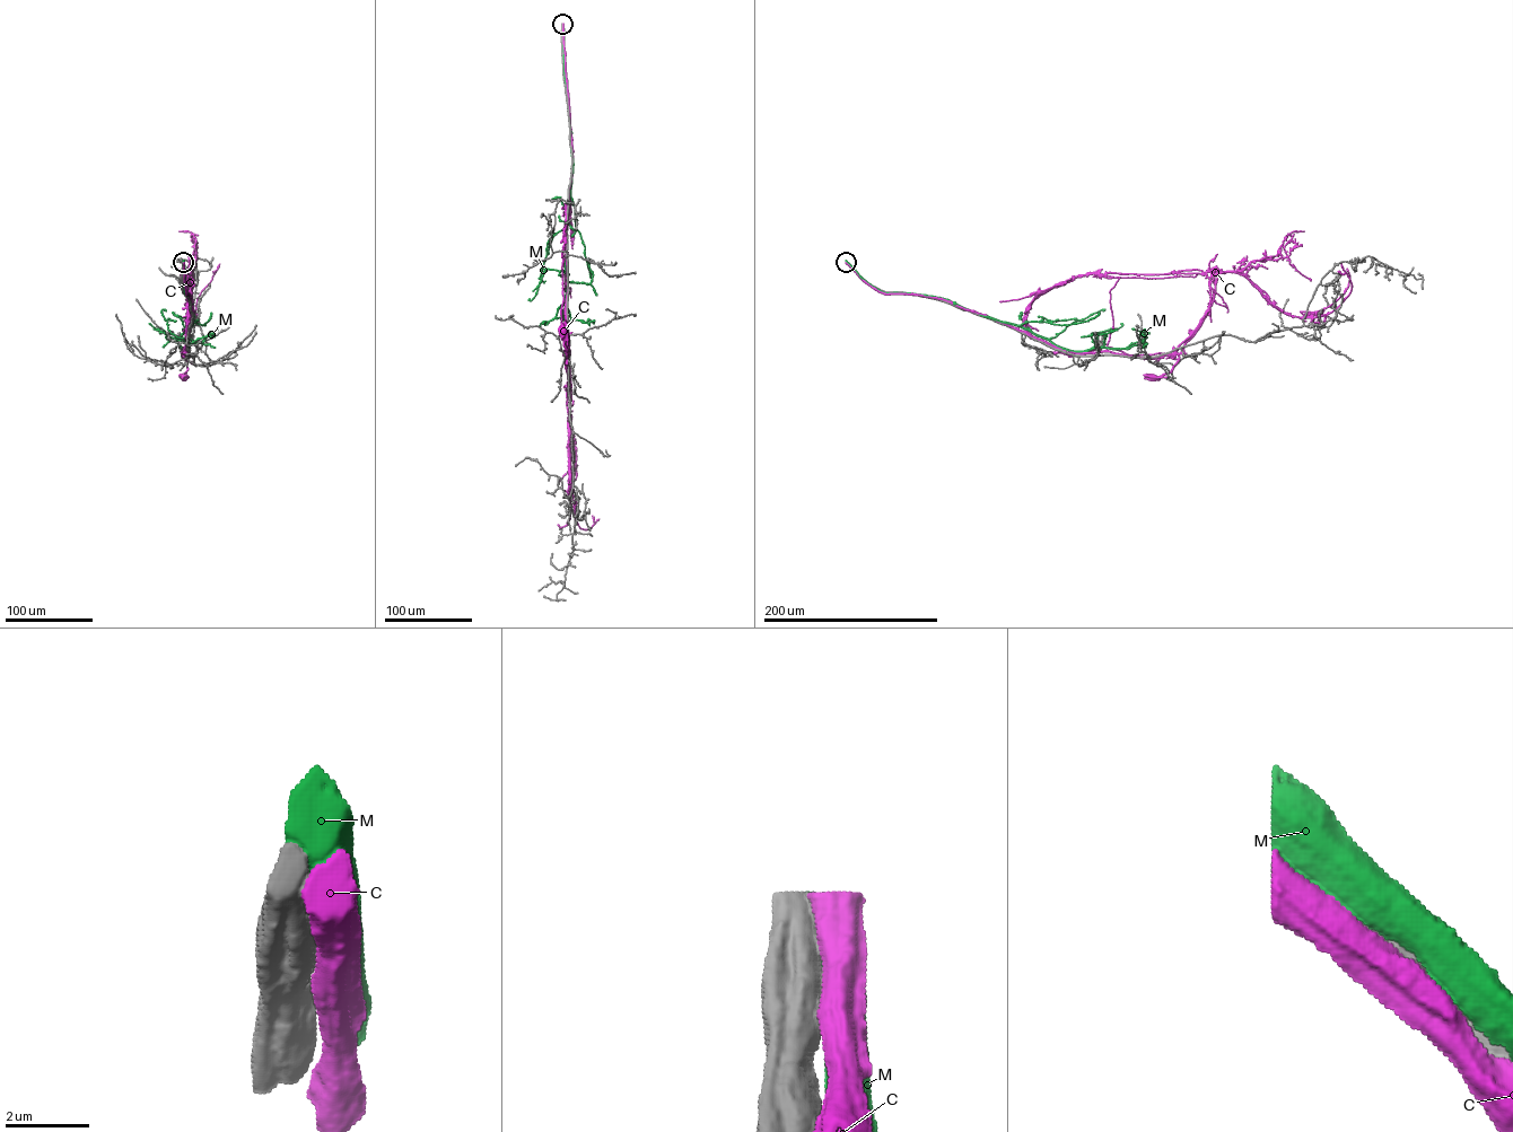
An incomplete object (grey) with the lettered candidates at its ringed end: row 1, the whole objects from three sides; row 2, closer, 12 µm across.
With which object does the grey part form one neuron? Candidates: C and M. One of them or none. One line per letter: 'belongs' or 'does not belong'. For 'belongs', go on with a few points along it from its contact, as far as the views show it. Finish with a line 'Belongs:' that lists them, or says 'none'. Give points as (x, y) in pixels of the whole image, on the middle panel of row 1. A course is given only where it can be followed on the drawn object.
C: does not belong
M: does not belong
Belongs: none

